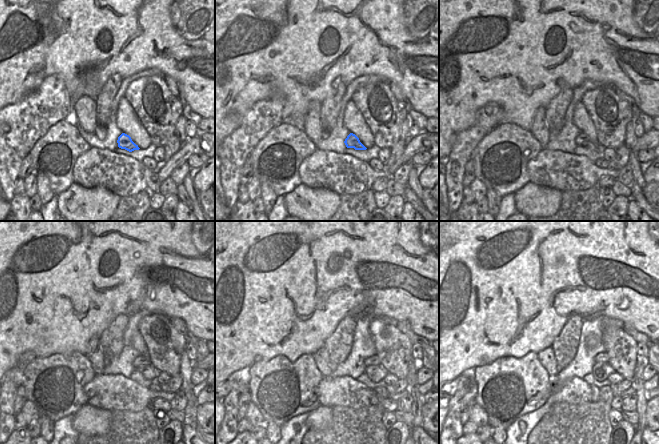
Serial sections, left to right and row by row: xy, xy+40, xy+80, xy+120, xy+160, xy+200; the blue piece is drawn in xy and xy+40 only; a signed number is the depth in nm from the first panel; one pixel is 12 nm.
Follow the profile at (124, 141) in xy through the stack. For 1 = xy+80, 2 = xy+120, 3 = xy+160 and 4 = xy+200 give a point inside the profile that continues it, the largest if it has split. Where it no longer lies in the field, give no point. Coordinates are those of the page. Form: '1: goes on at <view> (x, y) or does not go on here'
1: goes on at xy+80 (582, 140)
2: goes on at xy+120 (143, 365)
3: goes on at xy+160 (375, 371)
4: goes on at xy+200 (602, 369)

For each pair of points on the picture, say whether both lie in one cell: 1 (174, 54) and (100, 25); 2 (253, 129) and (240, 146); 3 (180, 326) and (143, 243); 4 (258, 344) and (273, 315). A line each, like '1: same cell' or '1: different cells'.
1: same cell
2: same cell
3: different cells
4: same cell

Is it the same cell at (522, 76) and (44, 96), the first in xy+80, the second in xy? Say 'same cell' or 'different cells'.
different cells

